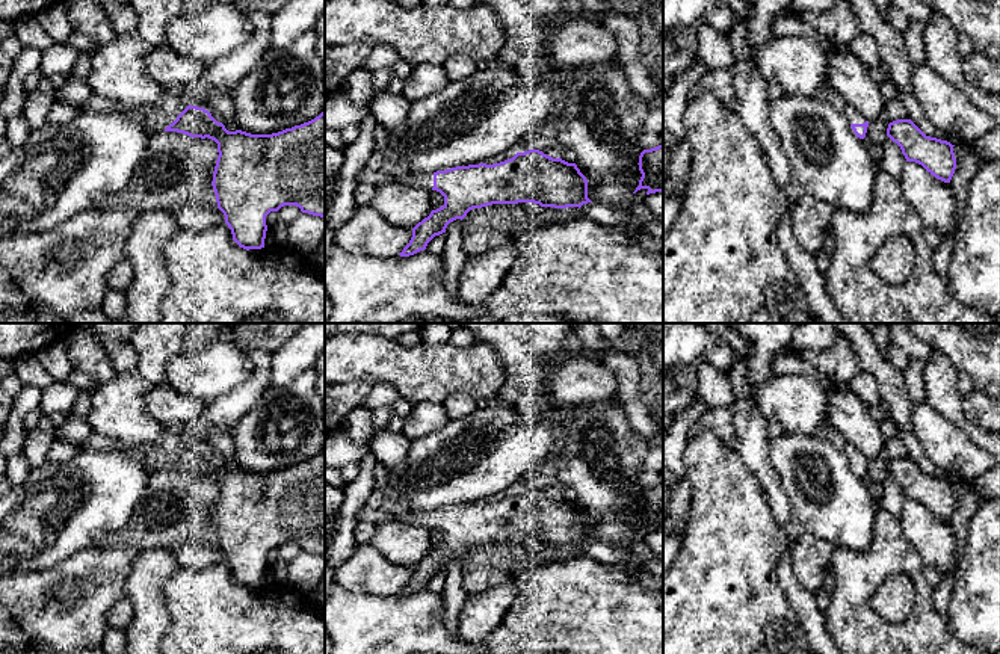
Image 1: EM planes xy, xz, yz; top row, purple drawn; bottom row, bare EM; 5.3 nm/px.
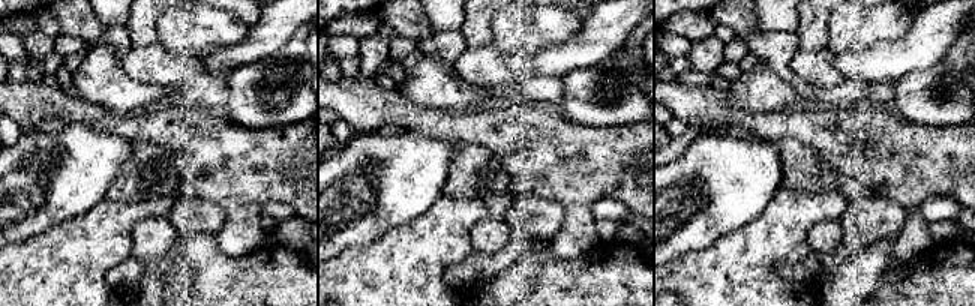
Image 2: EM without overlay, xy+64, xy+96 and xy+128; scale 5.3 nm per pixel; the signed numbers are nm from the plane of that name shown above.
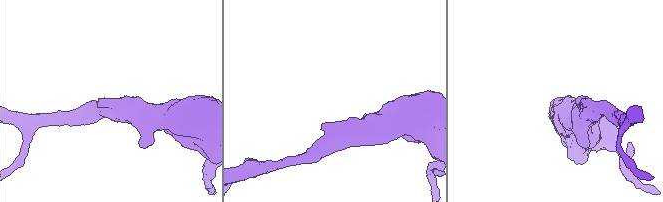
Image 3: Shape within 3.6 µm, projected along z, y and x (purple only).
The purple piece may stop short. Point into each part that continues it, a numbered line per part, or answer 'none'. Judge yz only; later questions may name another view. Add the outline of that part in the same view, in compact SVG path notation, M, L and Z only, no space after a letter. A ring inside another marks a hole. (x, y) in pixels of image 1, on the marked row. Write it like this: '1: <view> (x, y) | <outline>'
1: yz (854, 117) | M846 104L844 116L847 118L849 124L864 124L867 119L863 116L855 107Z

